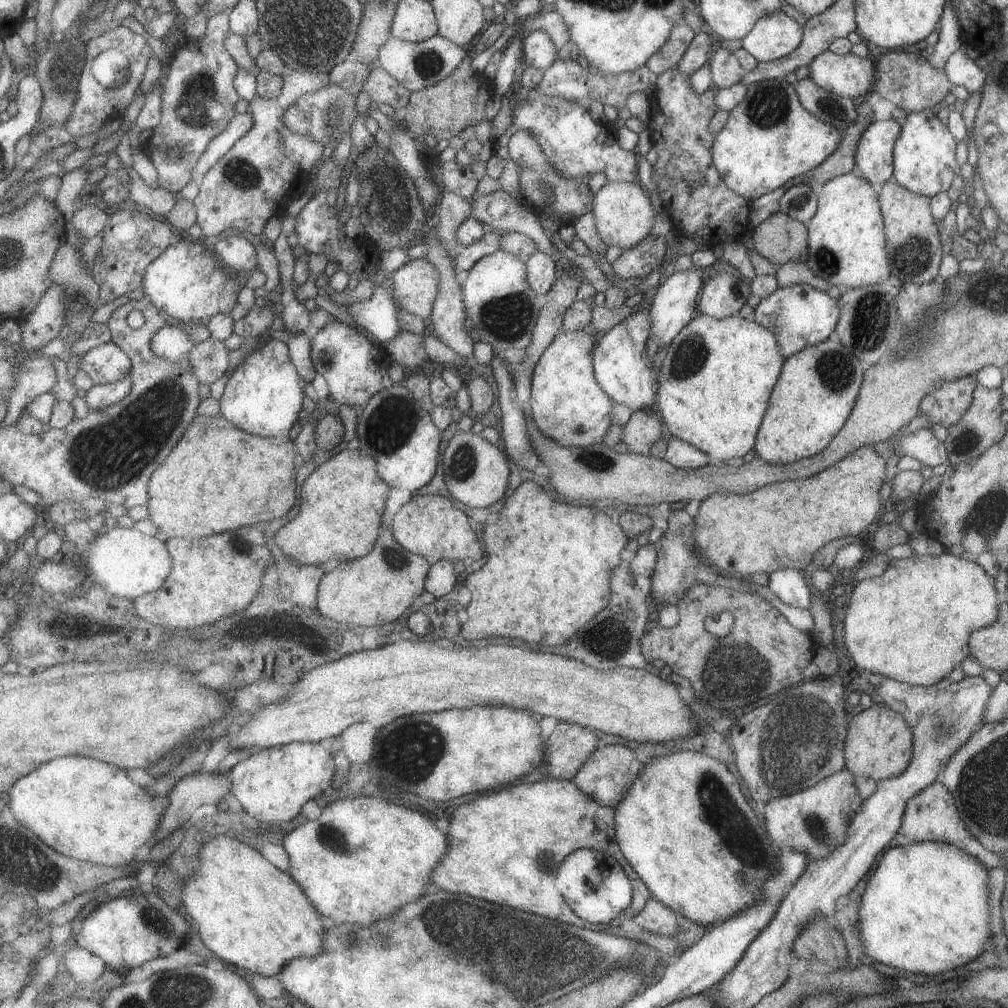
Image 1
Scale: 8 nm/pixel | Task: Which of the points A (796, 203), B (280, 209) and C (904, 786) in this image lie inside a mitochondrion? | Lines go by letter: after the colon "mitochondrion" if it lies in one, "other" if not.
A: mitochondrion
B: other
C: other

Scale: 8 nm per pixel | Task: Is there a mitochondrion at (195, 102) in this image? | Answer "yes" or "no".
yes

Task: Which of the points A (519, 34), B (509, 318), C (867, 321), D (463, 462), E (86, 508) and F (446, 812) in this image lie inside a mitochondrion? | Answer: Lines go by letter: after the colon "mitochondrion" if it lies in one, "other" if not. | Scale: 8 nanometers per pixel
A: other
B: mitochondrion
C: mitochondrion
D: mitochondrion
E: other
F: other

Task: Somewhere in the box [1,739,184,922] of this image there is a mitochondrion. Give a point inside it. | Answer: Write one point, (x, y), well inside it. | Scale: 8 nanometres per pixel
(36, 861)

